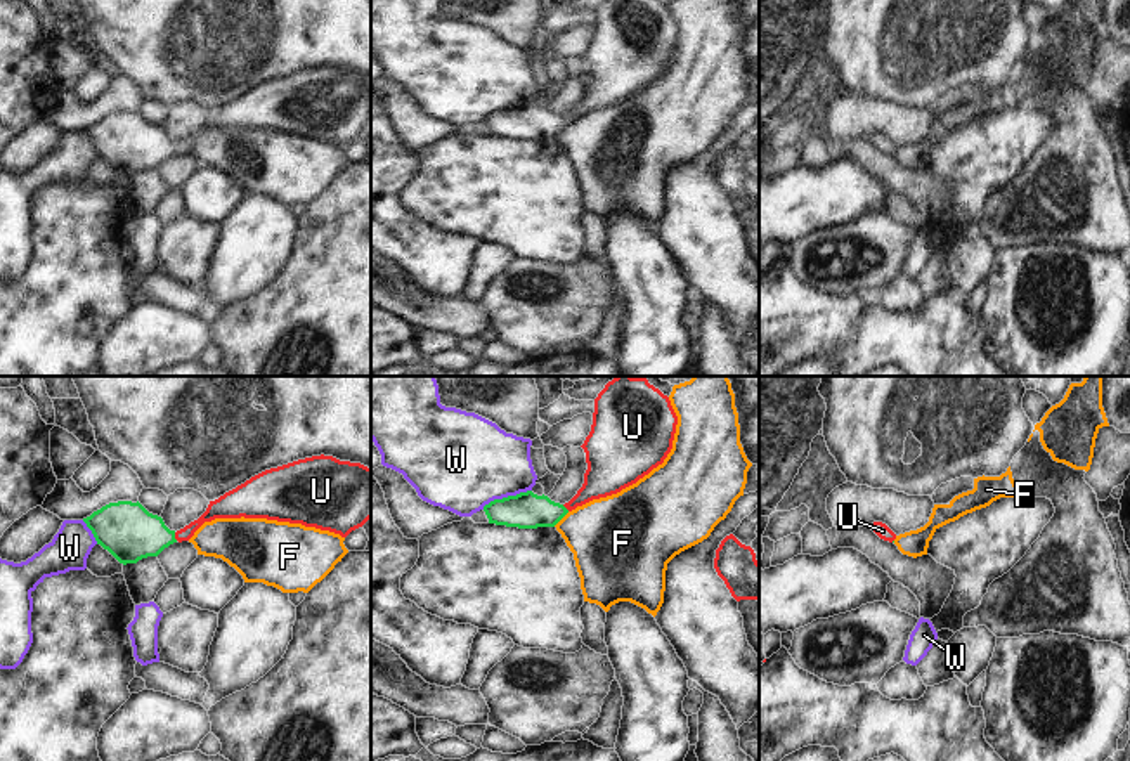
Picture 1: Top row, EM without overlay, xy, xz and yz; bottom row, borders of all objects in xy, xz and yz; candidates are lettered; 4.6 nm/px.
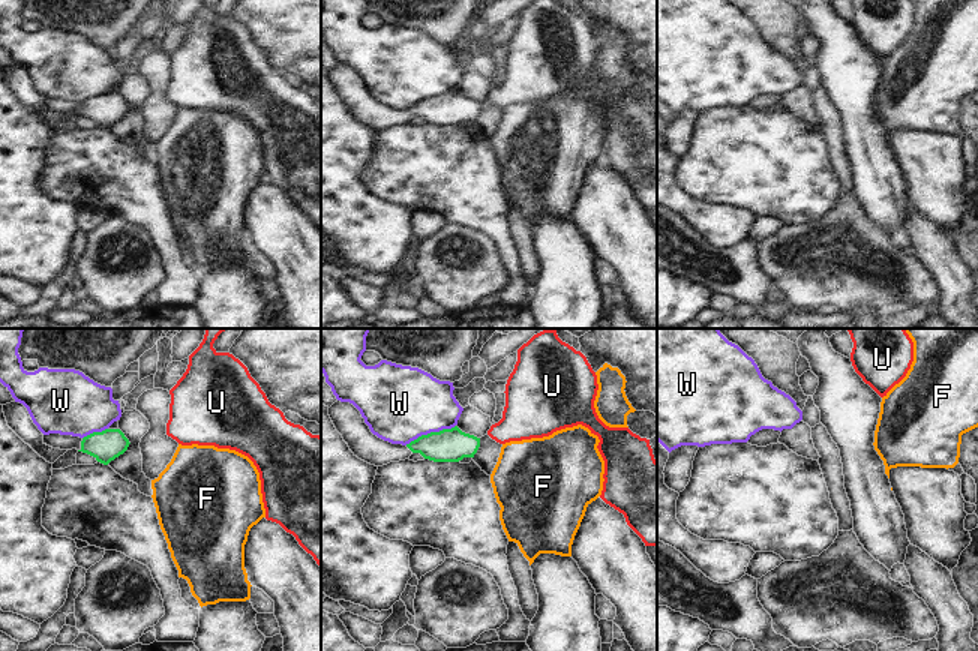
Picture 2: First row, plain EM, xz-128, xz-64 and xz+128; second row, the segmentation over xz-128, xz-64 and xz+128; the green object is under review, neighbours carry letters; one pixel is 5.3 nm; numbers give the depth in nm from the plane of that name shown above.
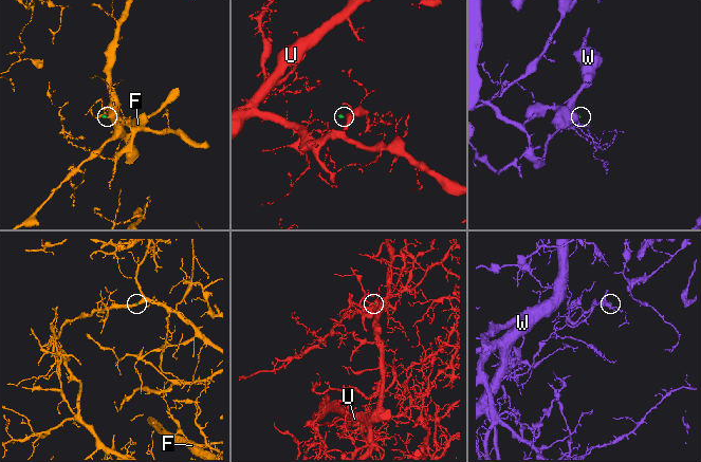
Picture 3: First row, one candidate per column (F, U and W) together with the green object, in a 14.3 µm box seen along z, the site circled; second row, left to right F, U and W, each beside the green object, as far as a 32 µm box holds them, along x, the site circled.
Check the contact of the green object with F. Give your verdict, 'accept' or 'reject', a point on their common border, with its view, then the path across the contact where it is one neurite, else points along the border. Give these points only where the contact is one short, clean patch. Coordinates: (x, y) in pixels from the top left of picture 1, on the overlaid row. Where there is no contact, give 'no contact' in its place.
reject | xz (560, 519) | along xz (569, 512), (553, 526)

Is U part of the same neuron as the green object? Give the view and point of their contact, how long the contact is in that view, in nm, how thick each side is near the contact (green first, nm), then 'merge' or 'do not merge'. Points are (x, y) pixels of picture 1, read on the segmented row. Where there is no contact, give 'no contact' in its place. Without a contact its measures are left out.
xy (174, 536) | 40 nm | 260/90 nm | merge

